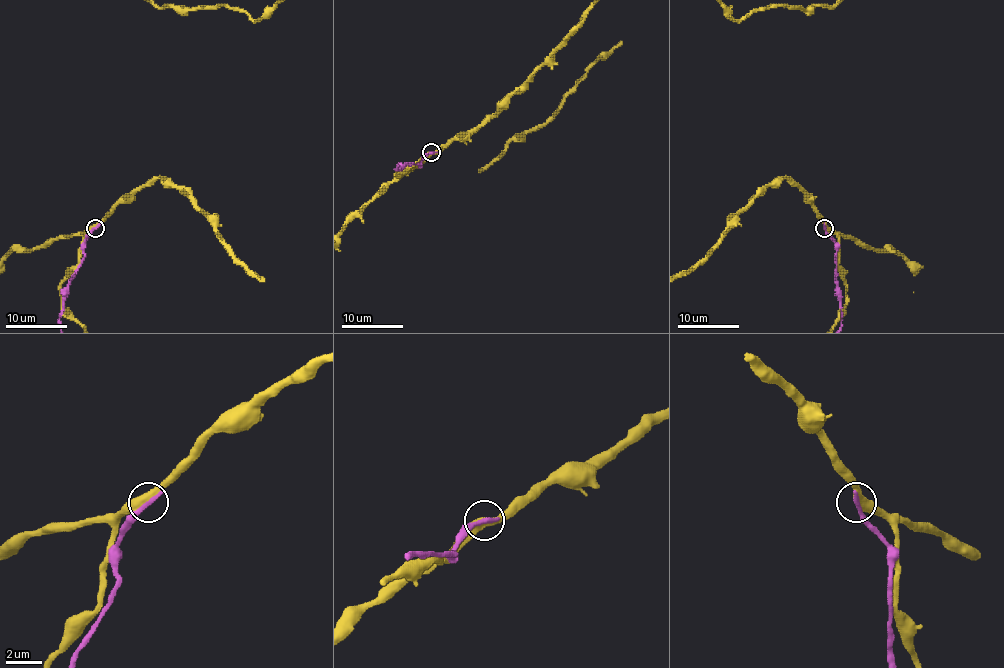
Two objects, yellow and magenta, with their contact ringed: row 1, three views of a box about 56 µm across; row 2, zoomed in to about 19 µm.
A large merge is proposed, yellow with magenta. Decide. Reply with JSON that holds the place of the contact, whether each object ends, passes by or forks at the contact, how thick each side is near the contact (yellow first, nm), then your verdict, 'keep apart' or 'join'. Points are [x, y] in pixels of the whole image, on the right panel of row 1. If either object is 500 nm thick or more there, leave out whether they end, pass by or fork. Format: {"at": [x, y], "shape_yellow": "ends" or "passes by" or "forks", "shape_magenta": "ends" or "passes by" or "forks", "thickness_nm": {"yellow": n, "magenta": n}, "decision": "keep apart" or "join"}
{"at": [824, 228], "shape_yellow": "passes by", "shape_magenta": "ends", "thickness_nm": {"yellow": 440, "magenta": 340}, "decision": "keep apart"}

